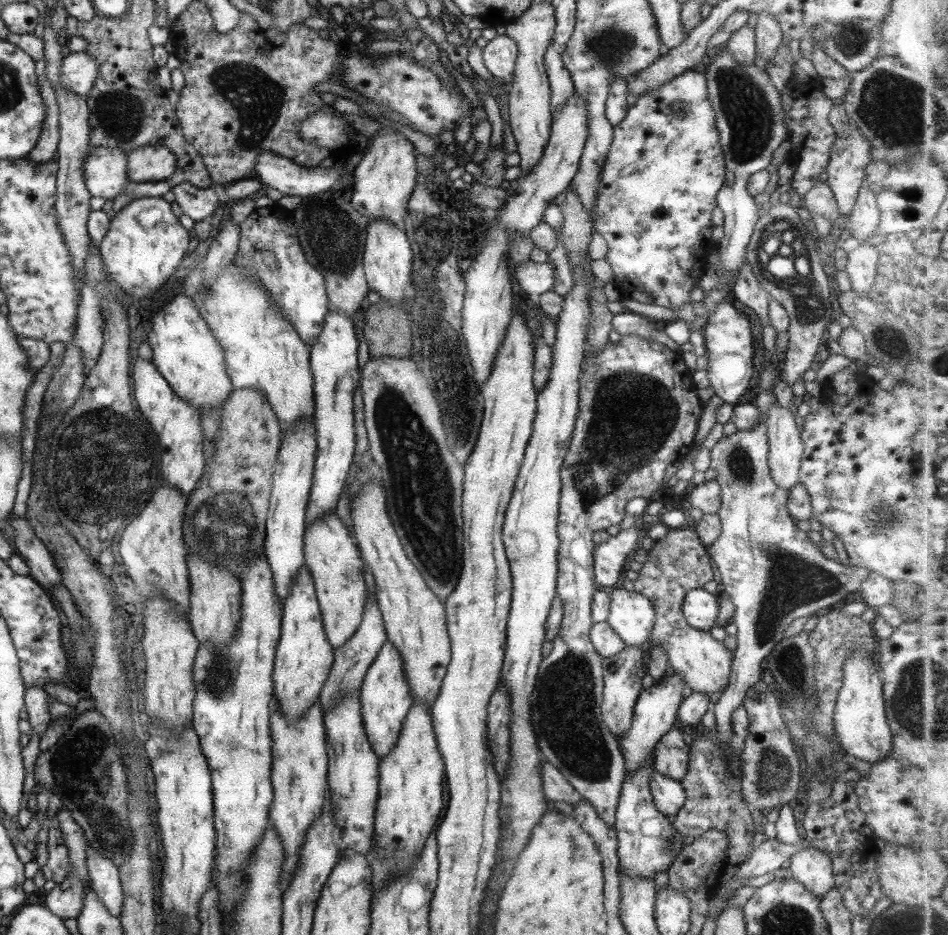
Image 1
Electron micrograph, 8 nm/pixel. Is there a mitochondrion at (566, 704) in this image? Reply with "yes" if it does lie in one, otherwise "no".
yes

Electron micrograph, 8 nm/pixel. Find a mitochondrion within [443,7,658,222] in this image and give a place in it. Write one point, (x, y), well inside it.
(609, 44)

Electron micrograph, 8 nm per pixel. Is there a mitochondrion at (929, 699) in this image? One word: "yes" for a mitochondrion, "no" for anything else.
yes

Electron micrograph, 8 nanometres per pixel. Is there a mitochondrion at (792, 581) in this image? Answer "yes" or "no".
yes

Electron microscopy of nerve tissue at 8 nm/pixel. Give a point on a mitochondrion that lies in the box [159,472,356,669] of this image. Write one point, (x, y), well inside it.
(222, 525)

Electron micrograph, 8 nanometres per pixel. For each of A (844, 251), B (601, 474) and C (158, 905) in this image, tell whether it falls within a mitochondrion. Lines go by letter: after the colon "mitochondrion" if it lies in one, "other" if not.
A: other
B: mitochondrion
C: other

